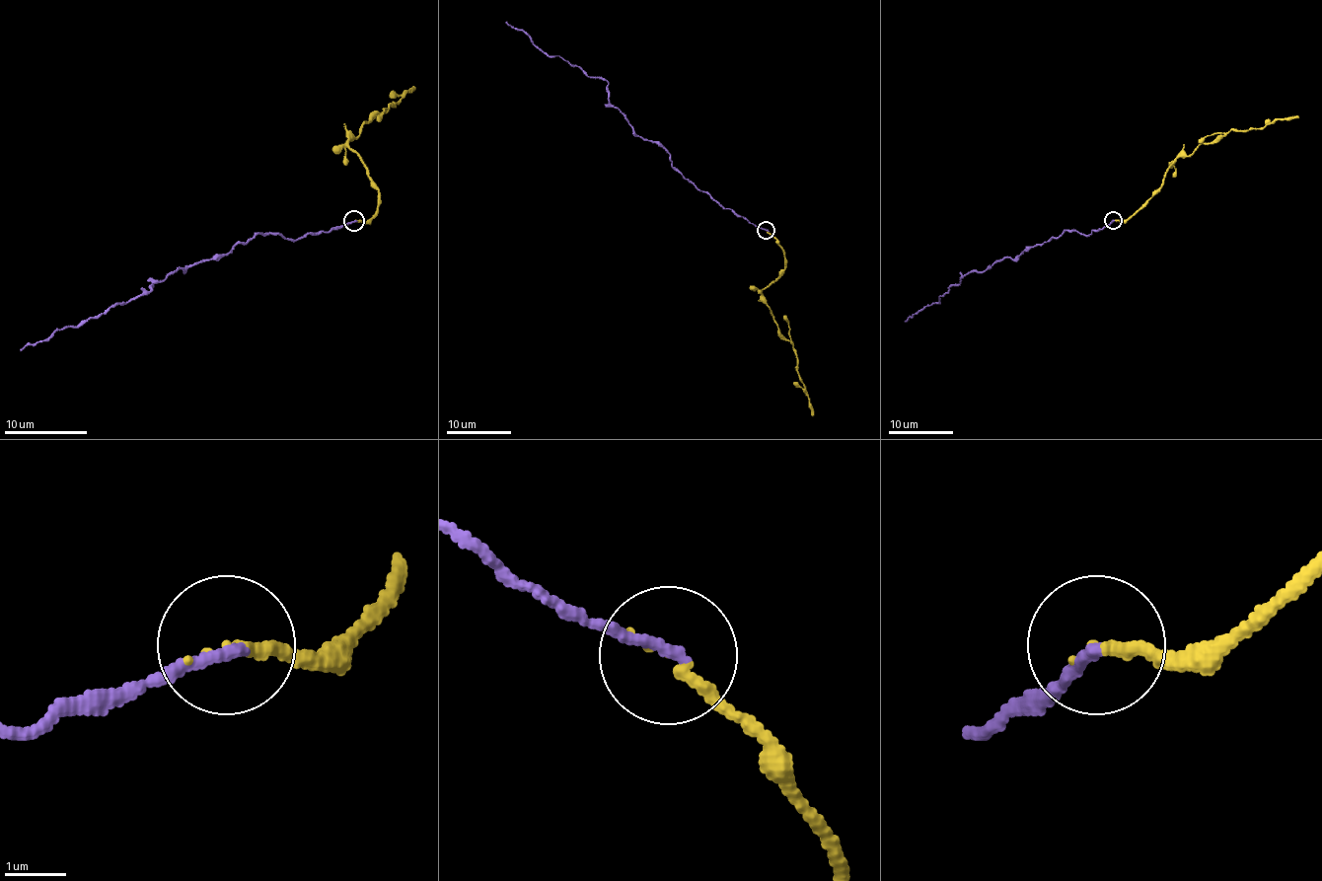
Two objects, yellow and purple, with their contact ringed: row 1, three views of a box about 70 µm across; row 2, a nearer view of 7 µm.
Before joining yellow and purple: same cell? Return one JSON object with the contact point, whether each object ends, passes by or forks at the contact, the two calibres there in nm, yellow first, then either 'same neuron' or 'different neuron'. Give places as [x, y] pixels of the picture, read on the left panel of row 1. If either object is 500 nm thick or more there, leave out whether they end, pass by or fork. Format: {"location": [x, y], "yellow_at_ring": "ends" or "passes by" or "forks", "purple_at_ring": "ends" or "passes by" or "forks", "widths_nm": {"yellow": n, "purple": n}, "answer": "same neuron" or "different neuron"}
{"location": [354, 220], "yellow_at_ring": "ends", "purple_at_ring": "ends", "widths_nm": {"yellow": 190, "purple": 200}, "answer": "different neuron"}

